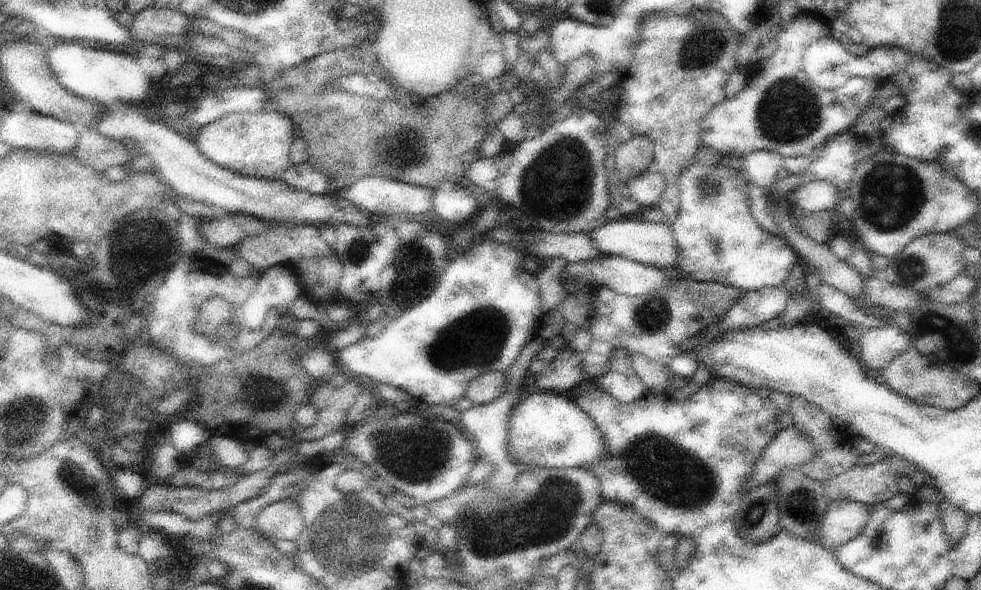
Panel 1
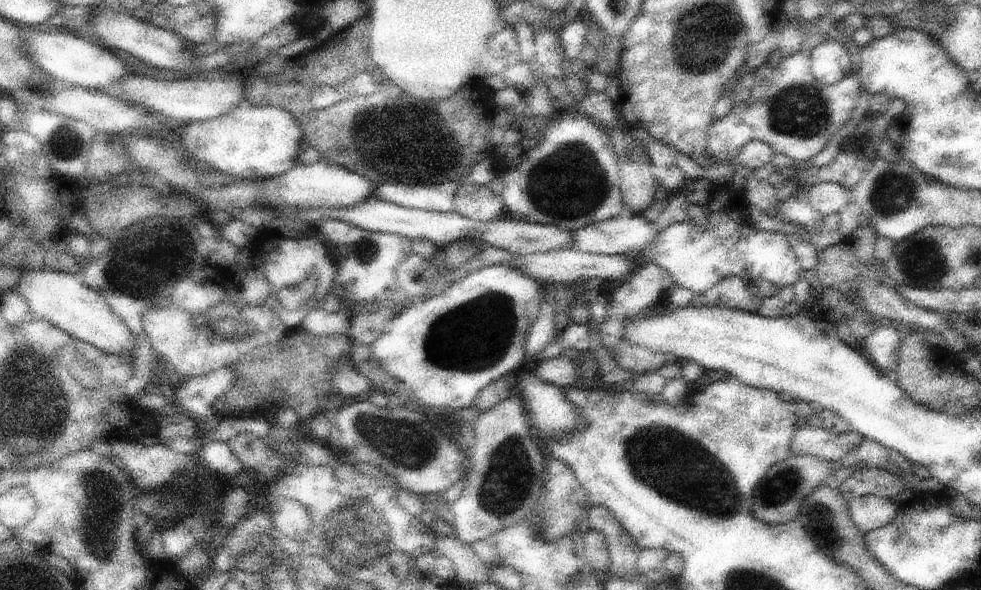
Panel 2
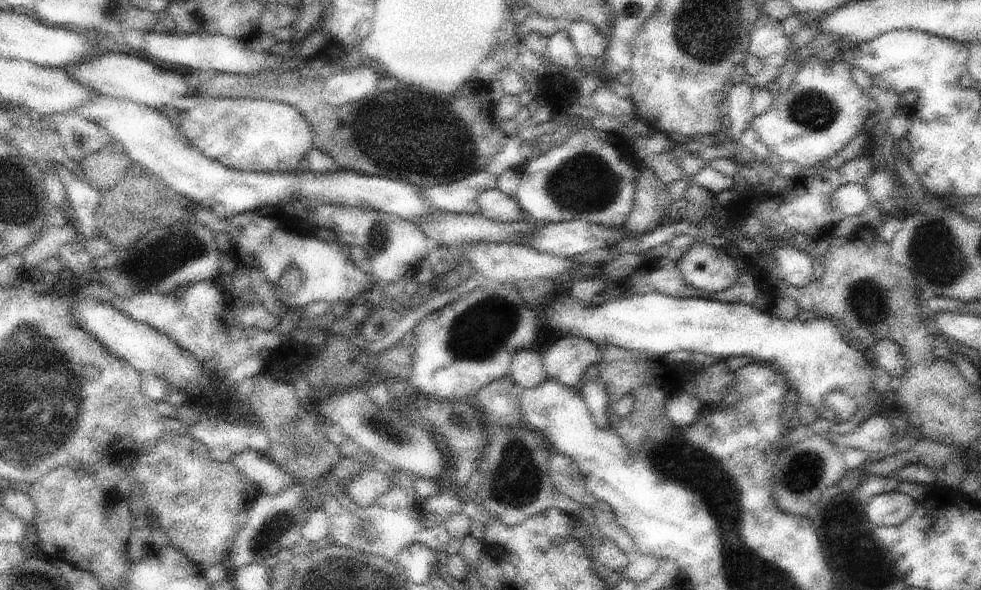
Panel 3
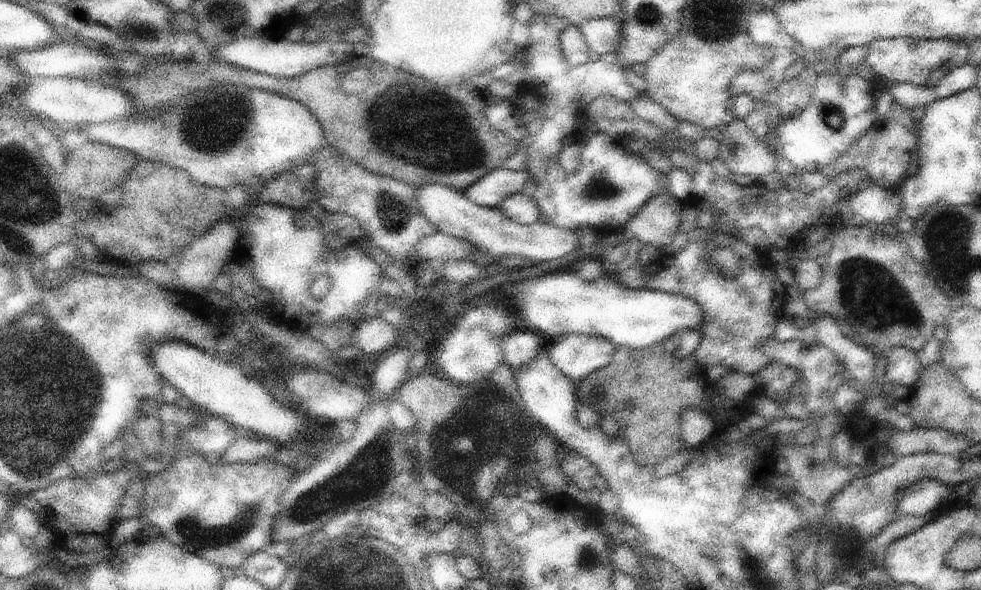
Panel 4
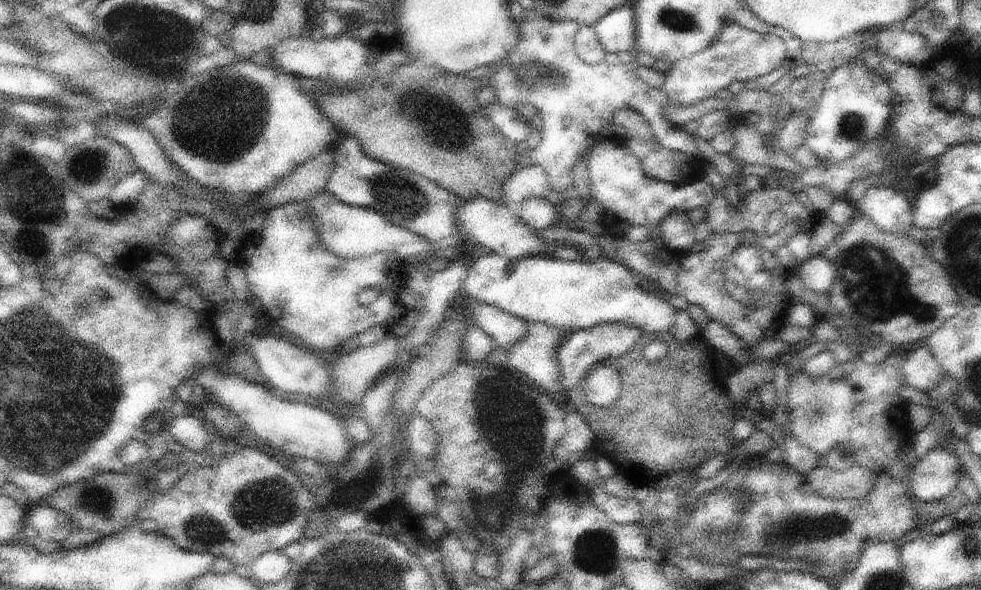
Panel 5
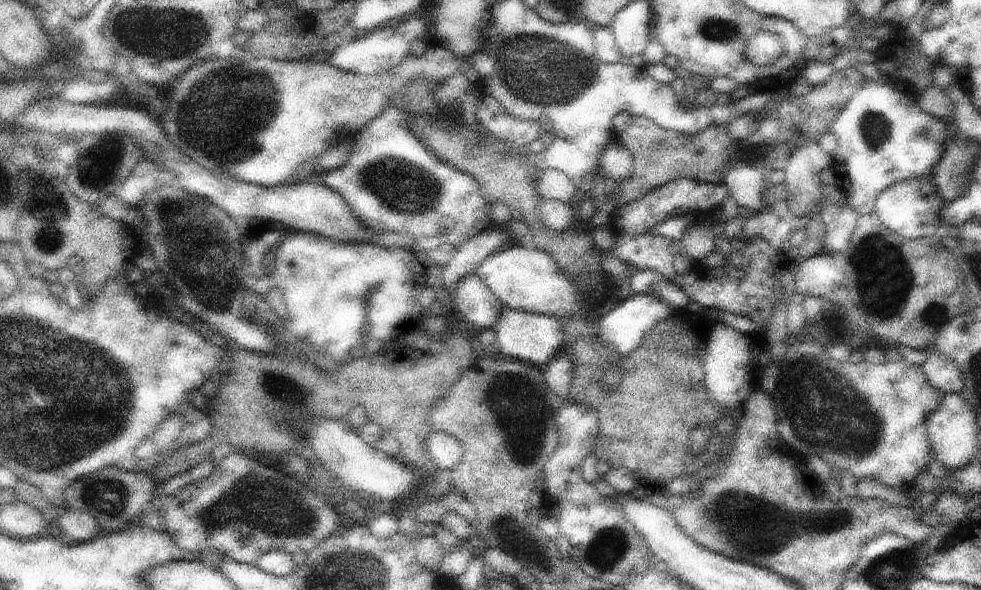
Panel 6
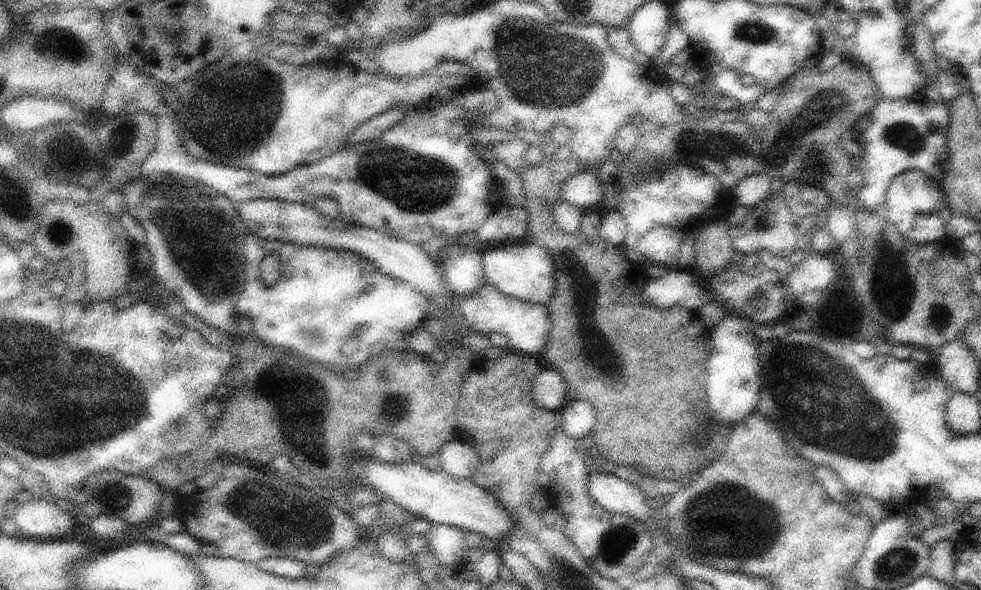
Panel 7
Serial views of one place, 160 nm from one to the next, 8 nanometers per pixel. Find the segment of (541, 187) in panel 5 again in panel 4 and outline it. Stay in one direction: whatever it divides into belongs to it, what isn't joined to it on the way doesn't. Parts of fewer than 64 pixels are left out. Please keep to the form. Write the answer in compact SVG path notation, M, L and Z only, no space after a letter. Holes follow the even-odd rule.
M504 166L488 173L462 192L481 205L498 207L506 197L522 192L530 177L526 170L515 171Z

